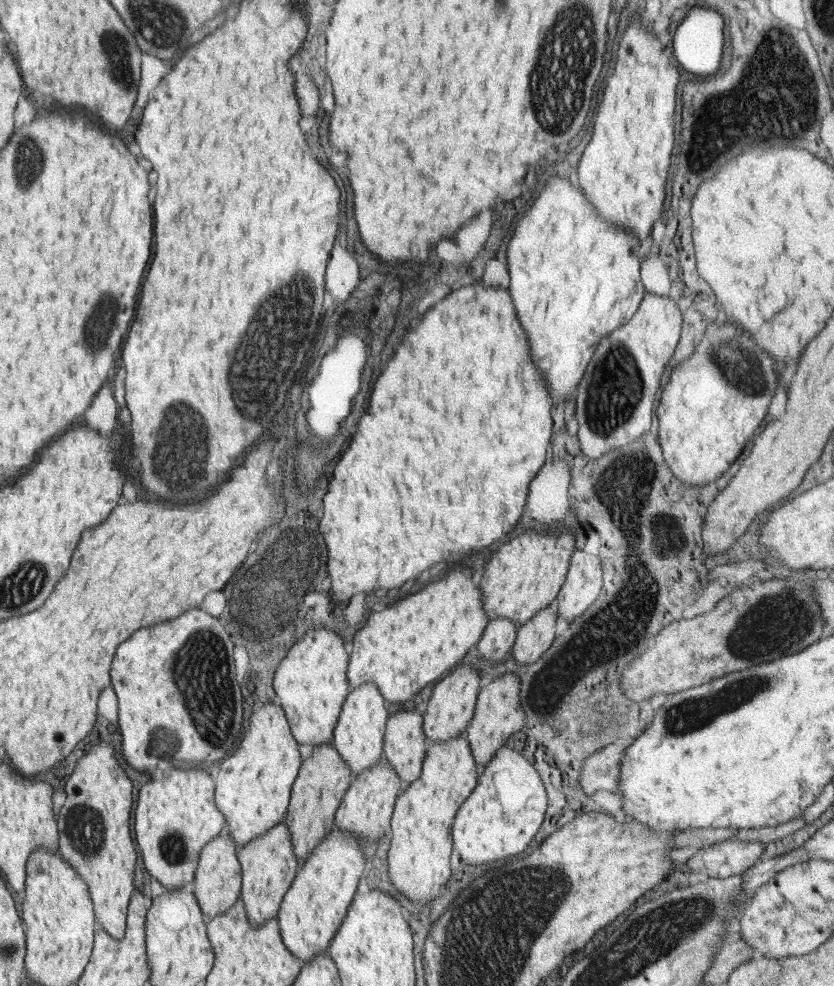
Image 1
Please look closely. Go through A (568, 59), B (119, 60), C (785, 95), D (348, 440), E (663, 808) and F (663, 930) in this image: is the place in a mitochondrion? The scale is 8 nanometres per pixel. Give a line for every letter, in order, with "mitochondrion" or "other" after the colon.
A: mitochondrion
B: mitochondrion
C: mitochondrion
D: other
E: other
F: mitochondrion

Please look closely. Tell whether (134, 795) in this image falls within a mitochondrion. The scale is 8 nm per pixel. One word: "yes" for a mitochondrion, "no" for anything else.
no

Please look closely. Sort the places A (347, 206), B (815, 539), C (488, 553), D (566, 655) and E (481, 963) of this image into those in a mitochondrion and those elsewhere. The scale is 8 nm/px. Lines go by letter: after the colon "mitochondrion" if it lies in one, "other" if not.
A: other
B: other
C: other
D: mitochondrion
E: mitochondrion

